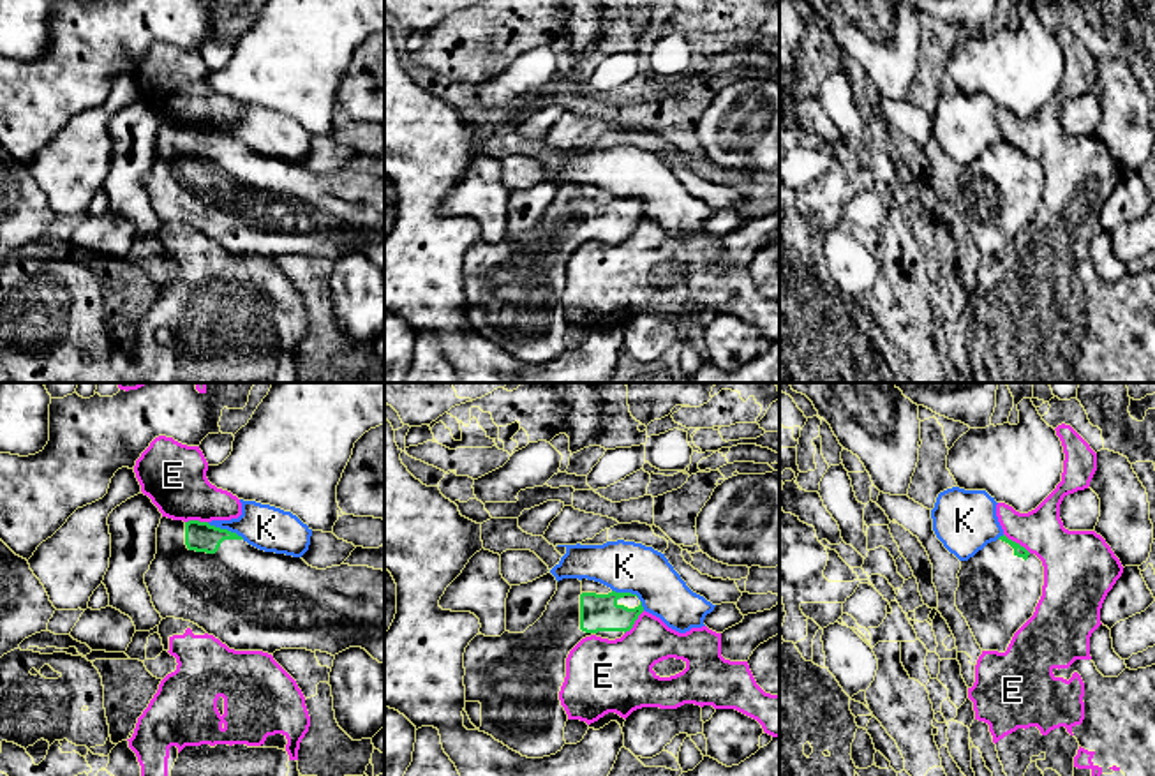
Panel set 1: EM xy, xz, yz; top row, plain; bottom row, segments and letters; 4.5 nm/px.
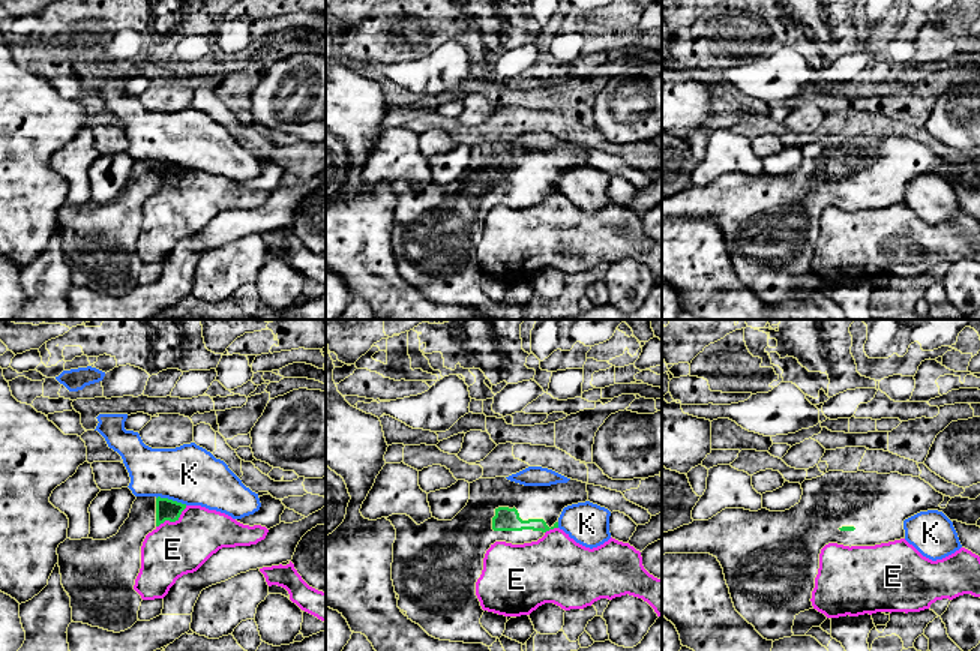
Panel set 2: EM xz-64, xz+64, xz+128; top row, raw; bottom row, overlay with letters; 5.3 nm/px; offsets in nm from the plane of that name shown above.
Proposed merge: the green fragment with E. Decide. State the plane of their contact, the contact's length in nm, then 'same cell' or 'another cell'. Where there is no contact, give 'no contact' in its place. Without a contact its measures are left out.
yz | 160 nm | another cell

